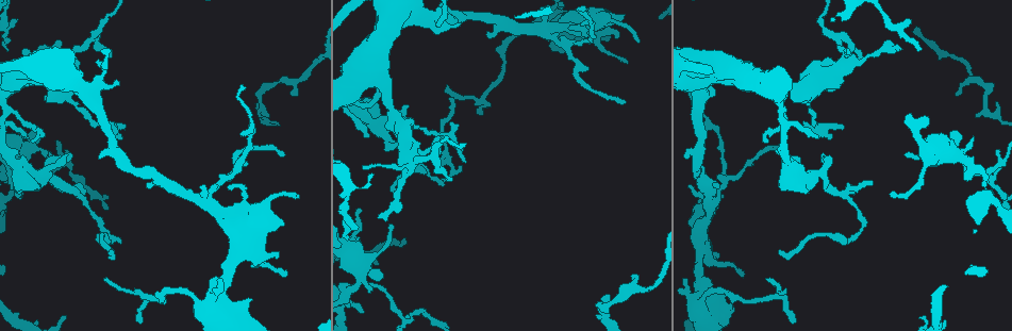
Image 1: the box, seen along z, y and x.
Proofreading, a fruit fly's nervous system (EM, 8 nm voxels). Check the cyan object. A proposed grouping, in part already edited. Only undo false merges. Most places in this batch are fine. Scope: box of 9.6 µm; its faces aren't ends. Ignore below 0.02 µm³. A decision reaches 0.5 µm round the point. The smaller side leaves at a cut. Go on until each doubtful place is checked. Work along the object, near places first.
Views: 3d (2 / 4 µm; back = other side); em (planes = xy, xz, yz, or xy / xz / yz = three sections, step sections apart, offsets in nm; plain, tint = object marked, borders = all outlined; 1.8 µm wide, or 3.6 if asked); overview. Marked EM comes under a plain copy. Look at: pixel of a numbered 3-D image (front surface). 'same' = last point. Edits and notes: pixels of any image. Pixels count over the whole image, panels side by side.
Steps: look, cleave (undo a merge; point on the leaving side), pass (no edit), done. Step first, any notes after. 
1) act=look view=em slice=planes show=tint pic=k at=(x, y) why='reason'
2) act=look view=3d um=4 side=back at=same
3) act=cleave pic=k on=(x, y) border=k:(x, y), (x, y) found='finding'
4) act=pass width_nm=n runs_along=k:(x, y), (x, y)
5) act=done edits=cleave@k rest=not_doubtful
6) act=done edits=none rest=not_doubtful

act=look view=em um=3.6 slice=xz step=16 show=tint pic=1 at=(565, 45) why='three arms meet'

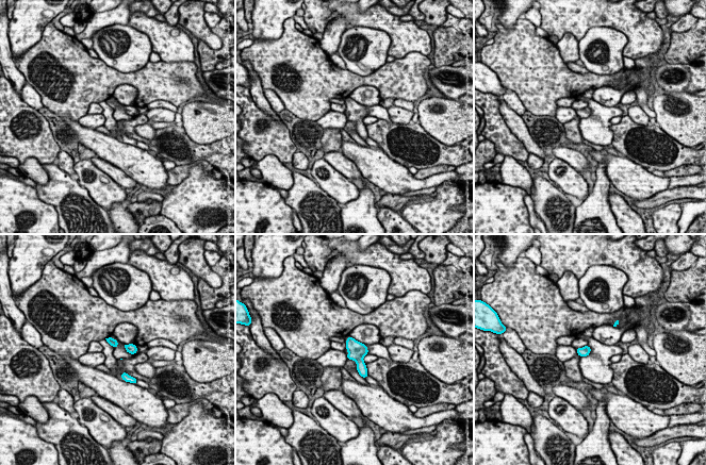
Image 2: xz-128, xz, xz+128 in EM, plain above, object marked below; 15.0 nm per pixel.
act=look view=em um=3.6 slice=planes show=tint at=same why='another direction'

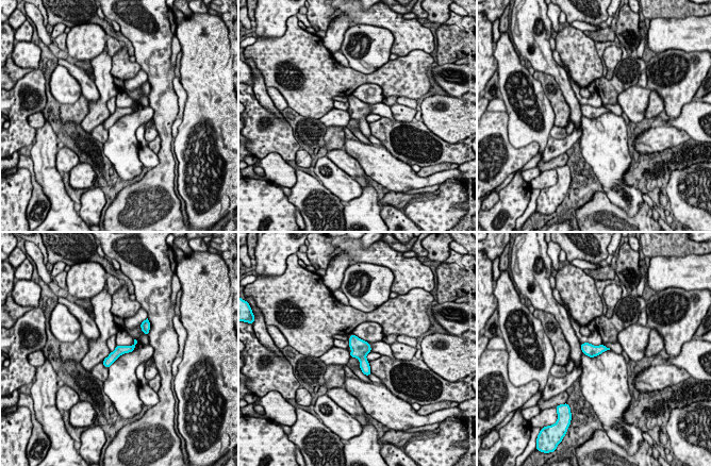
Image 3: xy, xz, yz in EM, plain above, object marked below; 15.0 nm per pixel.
act=pass width_nm=160 found='all the same cell'

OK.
act=look view=em slice=xy step=16 show=tint pic=1 at=(114, 241) why='sharp bend'

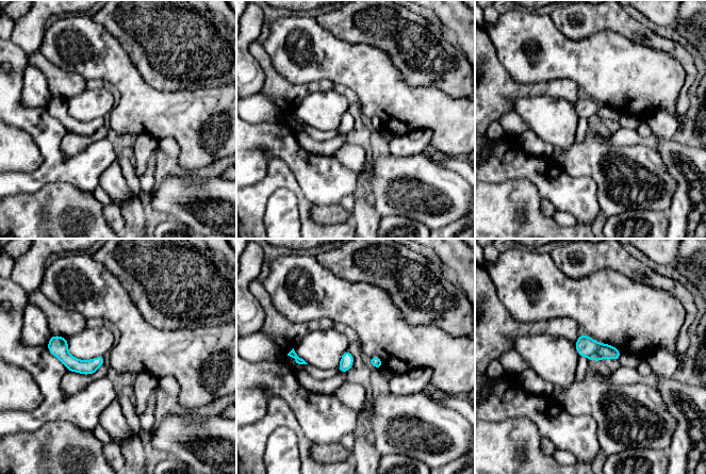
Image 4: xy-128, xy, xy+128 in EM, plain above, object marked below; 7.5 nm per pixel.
act=look view=em slice=planes show=tint at=same why='another direction'

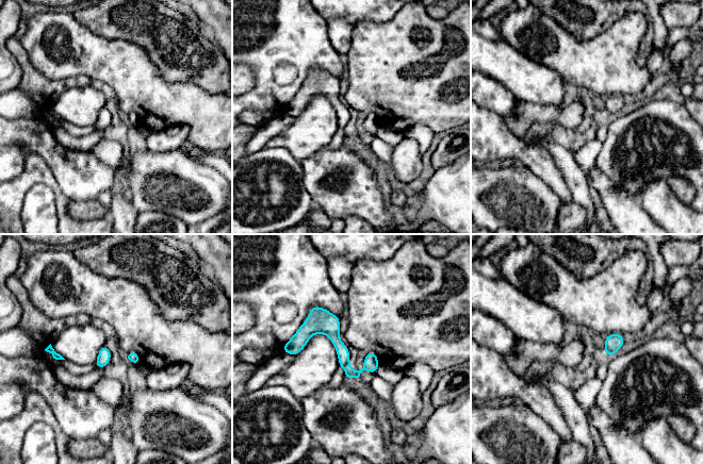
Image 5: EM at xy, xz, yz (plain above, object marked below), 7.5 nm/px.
act=pass found='one cell here'

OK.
act=look view=3d um=2 pic=1 at=(408, 162) why='calibre changes'

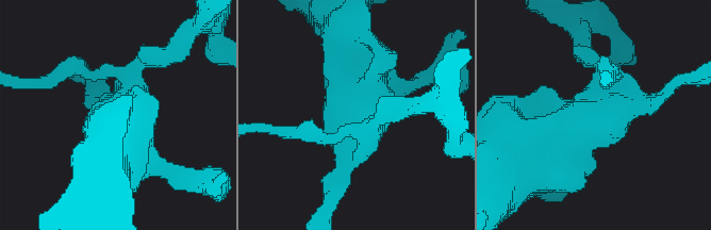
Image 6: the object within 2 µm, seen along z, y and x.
act=look view=em slice=planes show=tint pic=6 at=(588, 111)

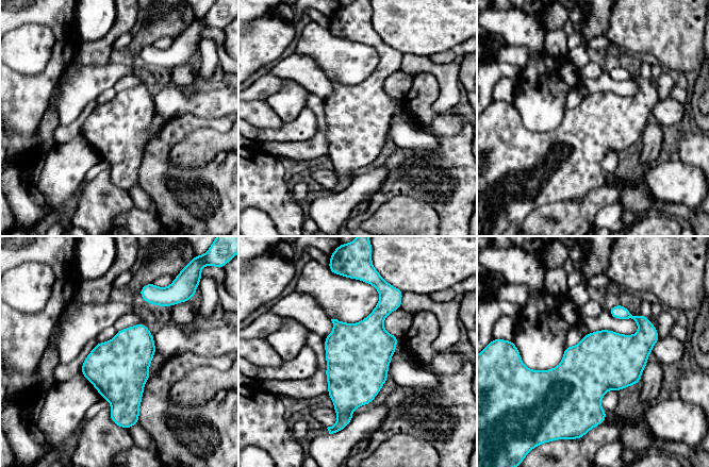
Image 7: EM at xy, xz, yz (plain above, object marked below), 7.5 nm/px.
act=pass found='one cell here'

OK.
act=done edits=none rest=not_doubtful

